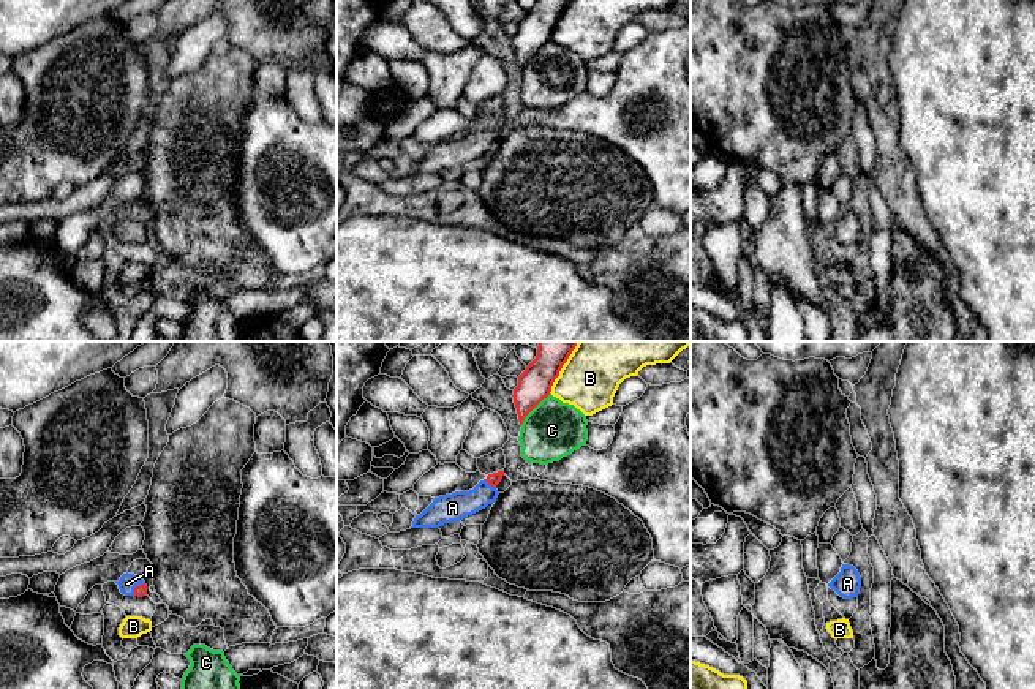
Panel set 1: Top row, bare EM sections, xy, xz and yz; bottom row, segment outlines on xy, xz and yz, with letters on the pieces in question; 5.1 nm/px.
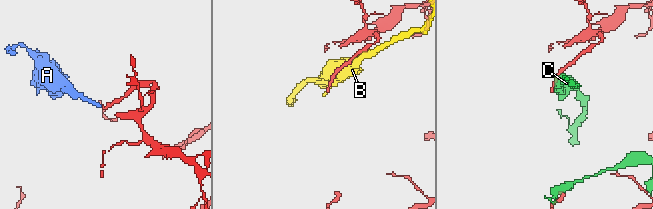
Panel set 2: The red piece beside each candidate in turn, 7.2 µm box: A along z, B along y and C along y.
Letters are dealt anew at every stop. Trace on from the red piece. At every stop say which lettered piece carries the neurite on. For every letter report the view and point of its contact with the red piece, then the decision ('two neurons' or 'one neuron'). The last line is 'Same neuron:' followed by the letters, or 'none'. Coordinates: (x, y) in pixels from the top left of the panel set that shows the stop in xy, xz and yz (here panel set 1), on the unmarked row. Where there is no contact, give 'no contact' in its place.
A: meets red in xz at (490, 130); one neuron
B: meets red in xz at (558, 19); two neurons
C: meets red in xz at (534, 52); two neurons
Same neuron: A

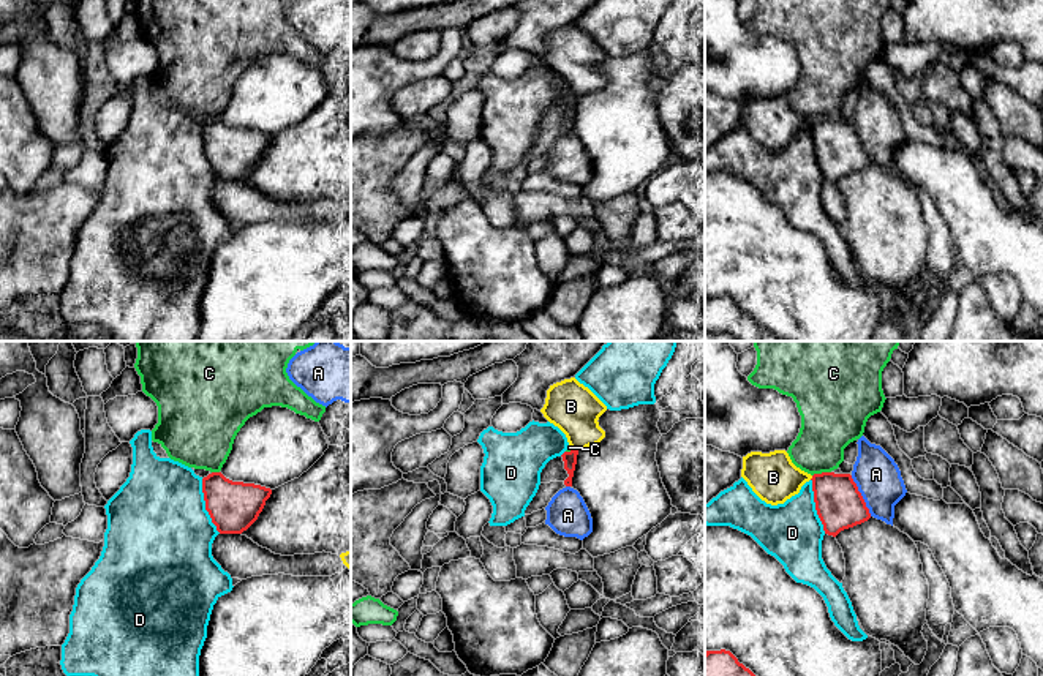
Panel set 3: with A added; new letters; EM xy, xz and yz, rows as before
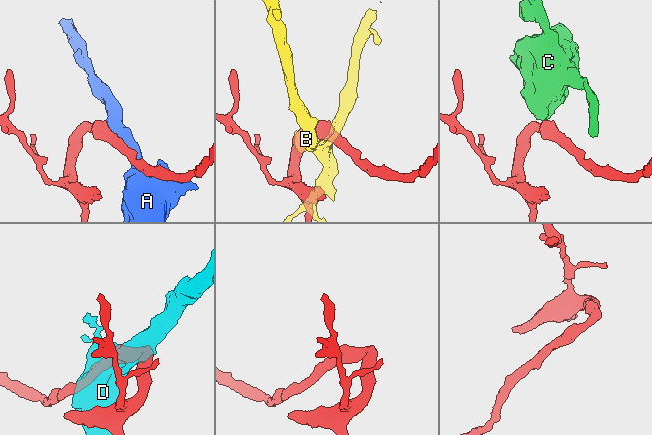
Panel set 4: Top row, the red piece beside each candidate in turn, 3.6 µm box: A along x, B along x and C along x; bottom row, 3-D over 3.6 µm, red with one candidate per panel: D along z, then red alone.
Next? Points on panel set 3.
A: meets red in yz at (862, 142); two neurons
B: meets red in xz at (576, 97); two neurons
C: meets red in yz at (822, 119); two neurons
D: meets red in xy at (206, 152); two neurons
Same neuron: none

